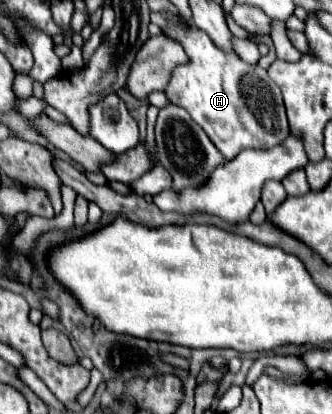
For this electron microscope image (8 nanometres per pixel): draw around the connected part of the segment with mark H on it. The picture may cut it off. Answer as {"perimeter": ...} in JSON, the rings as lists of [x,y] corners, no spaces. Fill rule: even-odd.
{"perimeter":[[[167,26],[161,32],[169,40],[181,44],[189,58],[189,62],[173,68],[165,96],[191,114],[227,160],[233,160],[245,148],[271,148],[287,138],[287,116],[277,116],[283,110],[281,90],[267,76],[267,70],[249,66],[235,54],[223,52],[199,28]]]}

